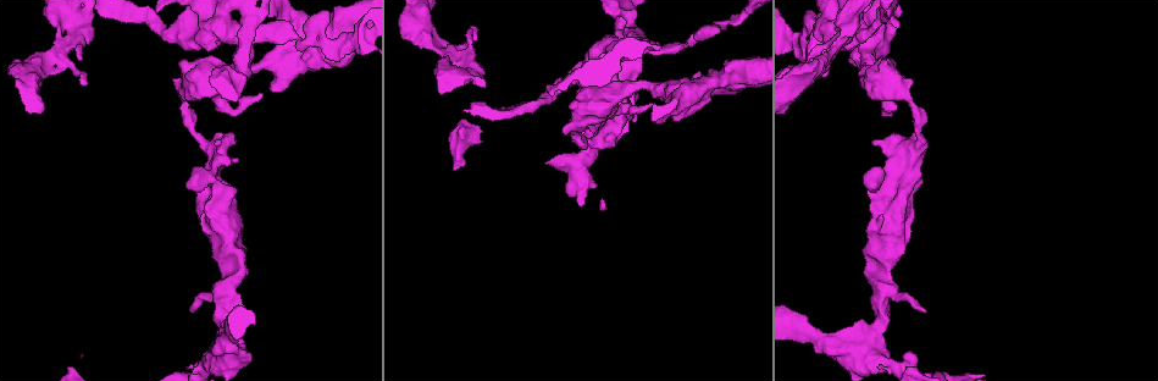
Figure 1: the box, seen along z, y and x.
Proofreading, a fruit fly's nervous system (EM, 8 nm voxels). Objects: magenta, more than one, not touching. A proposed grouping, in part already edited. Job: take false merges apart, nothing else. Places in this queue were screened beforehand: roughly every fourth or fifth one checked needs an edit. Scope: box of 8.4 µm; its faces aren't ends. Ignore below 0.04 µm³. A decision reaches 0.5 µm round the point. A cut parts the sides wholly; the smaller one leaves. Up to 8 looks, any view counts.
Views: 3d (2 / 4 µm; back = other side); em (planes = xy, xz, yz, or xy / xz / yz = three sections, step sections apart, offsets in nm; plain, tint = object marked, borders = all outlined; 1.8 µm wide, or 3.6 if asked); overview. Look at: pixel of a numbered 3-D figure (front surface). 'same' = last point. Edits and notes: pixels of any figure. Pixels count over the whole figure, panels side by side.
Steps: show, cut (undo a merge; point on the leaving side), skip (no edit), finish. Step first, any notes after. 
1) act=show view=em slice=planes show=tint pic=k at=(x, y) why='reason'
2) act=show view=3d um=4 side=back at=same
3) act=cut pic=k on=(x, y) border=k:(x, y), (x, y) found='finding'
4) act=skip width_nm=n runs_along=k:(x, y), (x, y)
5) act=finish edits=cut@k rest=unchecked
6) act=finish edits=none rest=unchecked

act=show view=em slice=planes show=borders pic=1 at=(877, 79) why='three arms meet'

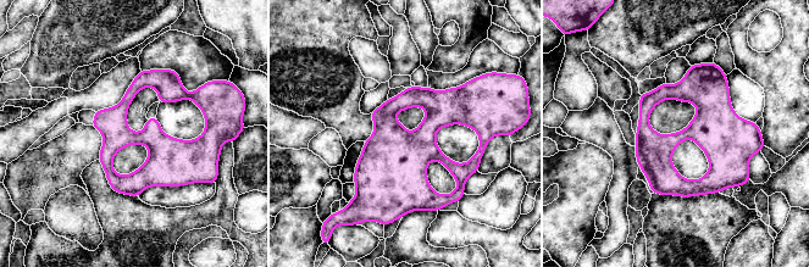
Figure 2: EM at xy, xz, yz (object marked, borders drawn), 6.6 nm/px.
act=skip width_nm=190 found='one neuron here'

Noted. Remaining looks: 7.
act=show view=em um=3.6 slice=planes show=tint pic=1 at=(667, 101)

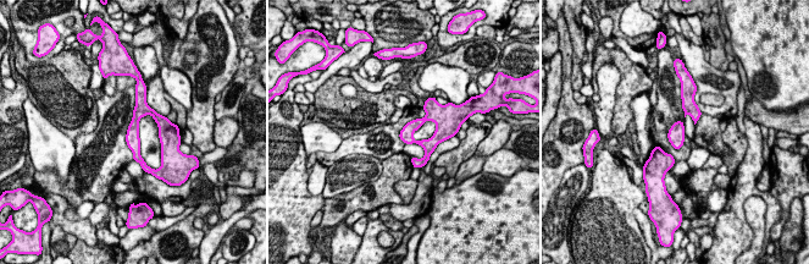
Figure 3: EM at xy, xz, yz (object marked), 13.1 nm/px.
act=skip runs_along=3:(138, 102), (161, 122), (166, 135) found='one neuron here'

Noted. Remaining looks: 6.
act=show view=em slice=planes show=tint pic=1 at=(735, 20) why='side arm on a straight run'

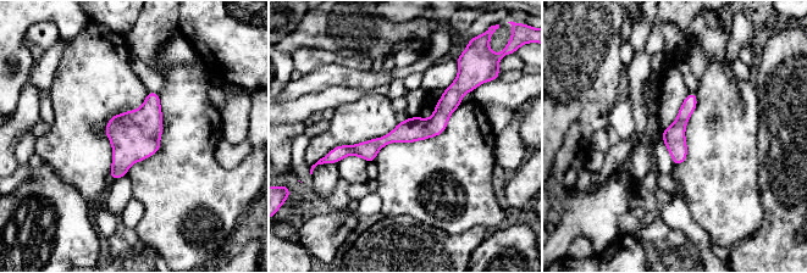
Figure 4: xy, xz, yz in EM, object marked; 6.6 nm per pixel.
act=skip runs_along=4:(462, 90), (426, 128), (335, 155) found='one neuron here'

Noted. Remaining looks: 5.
act=finish edits=none rest=unchecked

